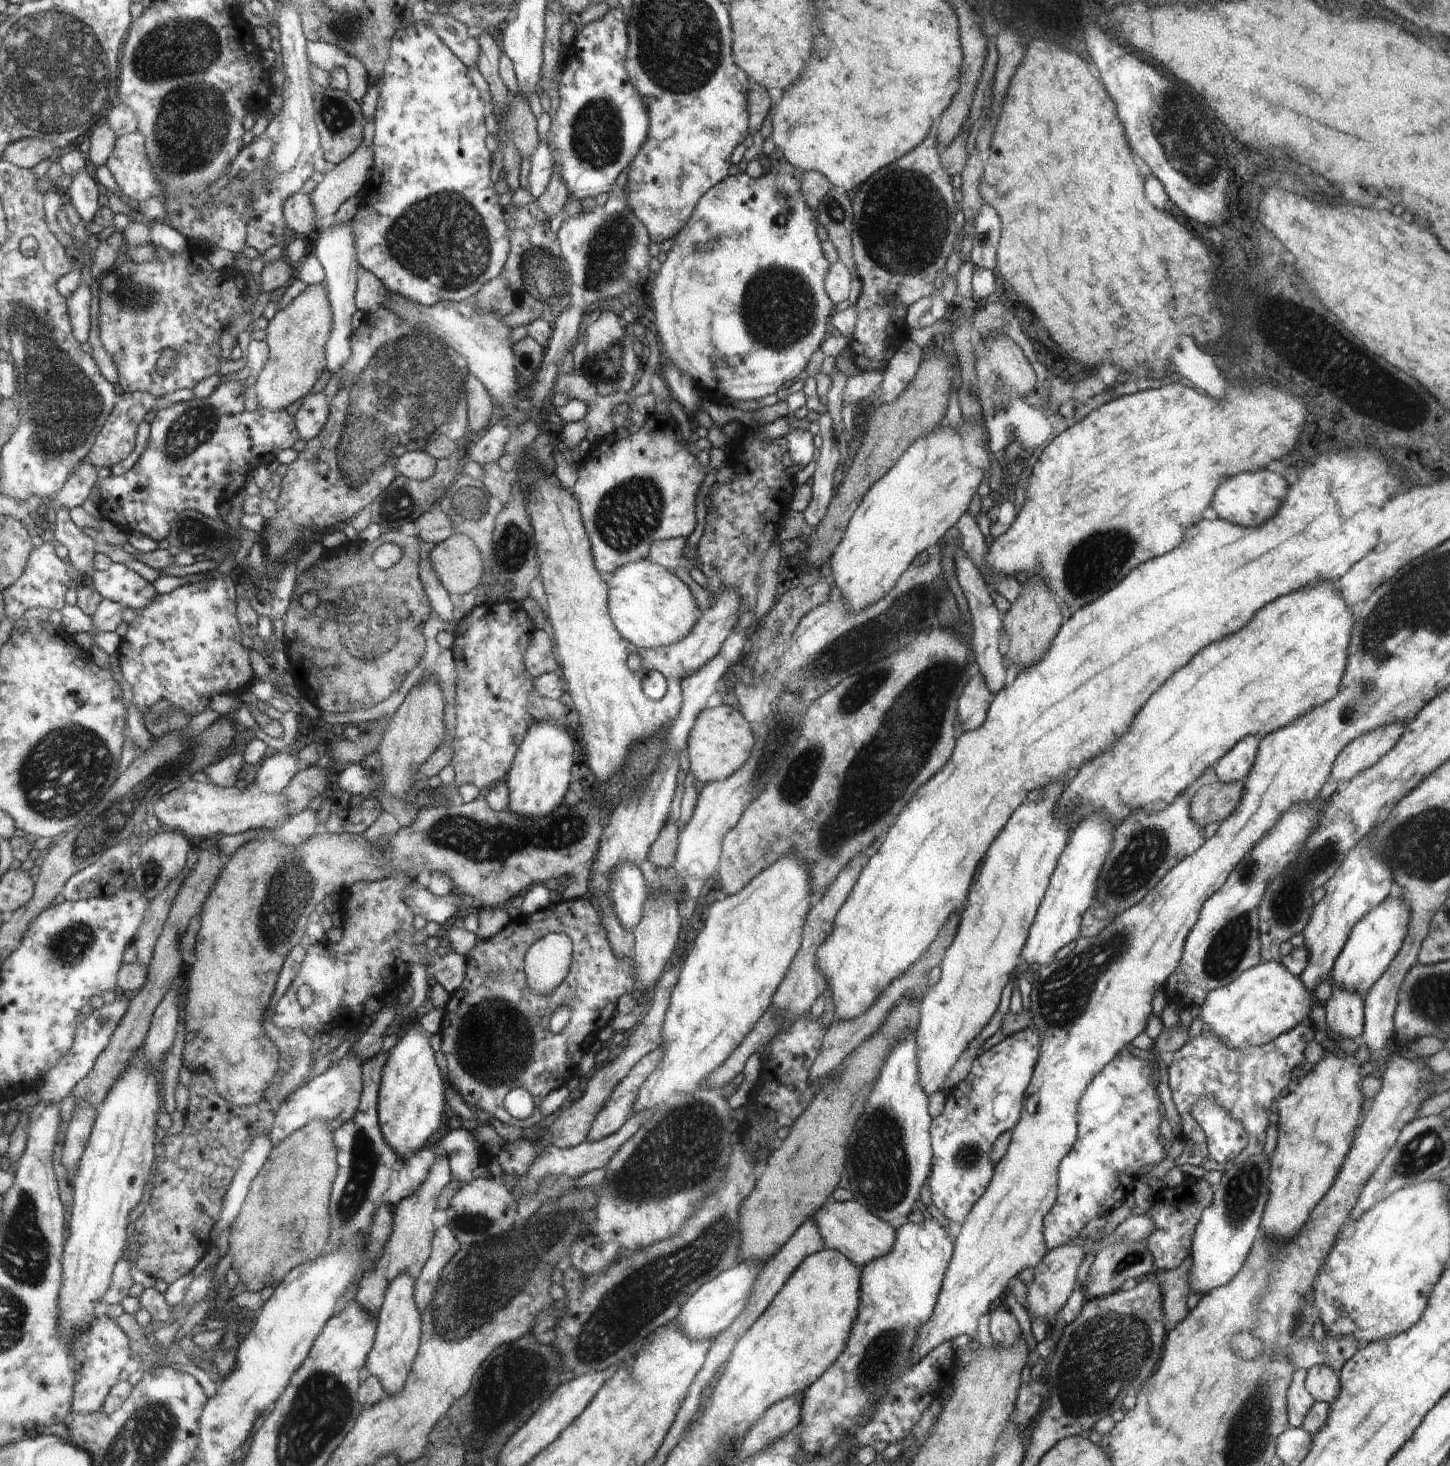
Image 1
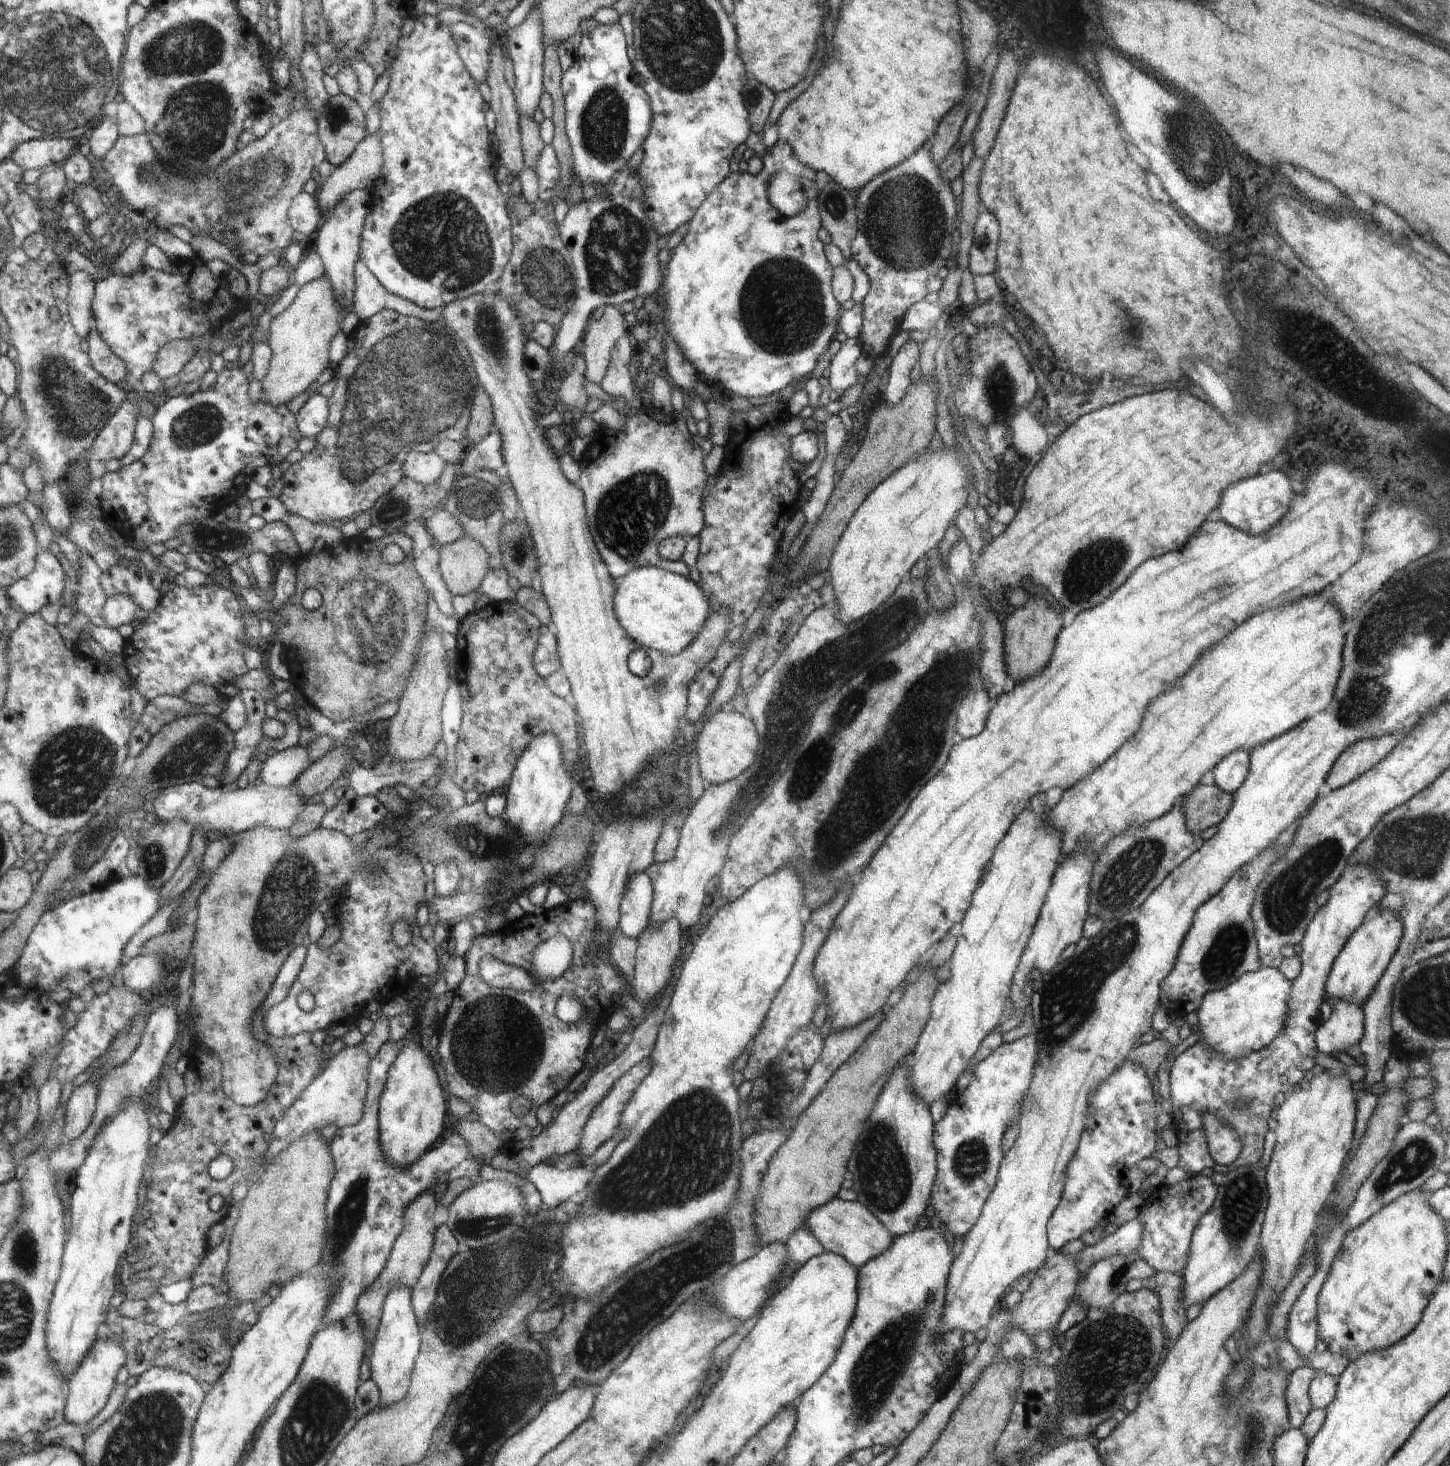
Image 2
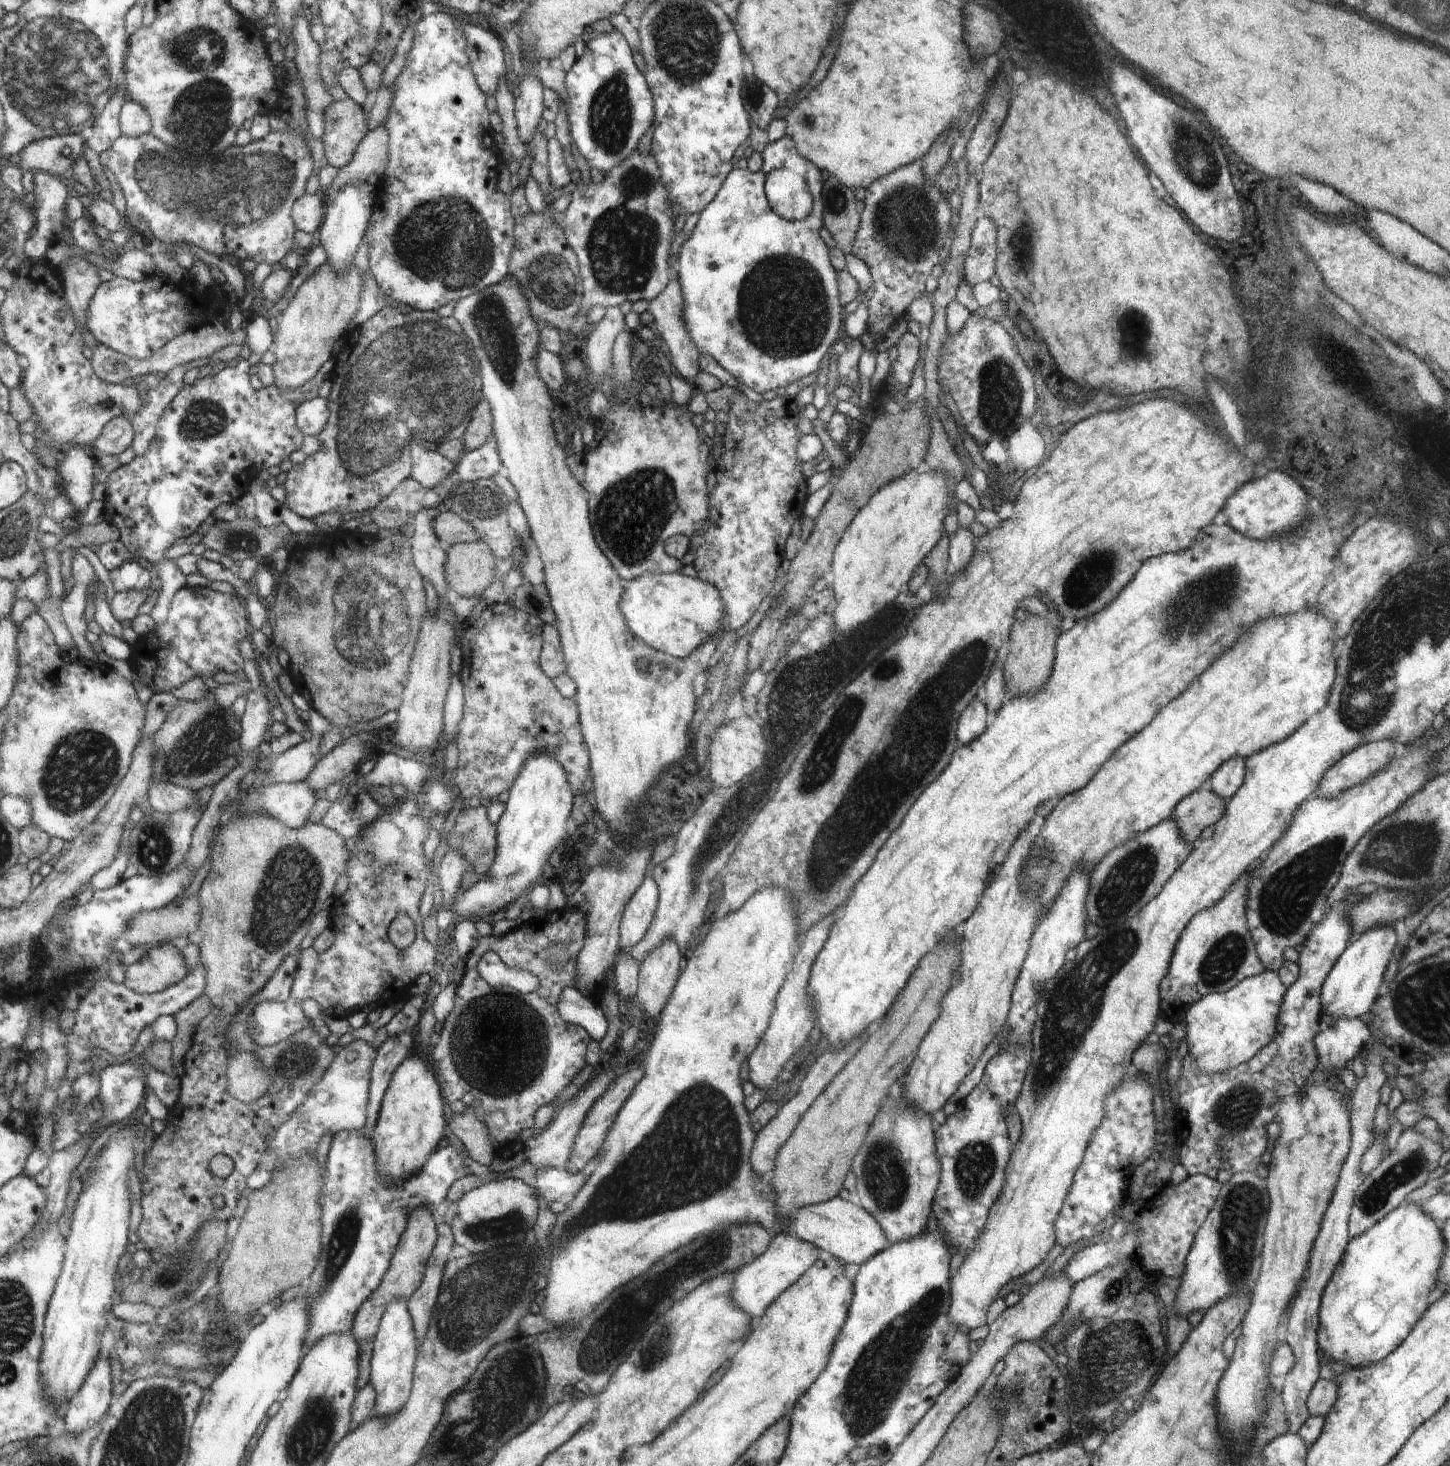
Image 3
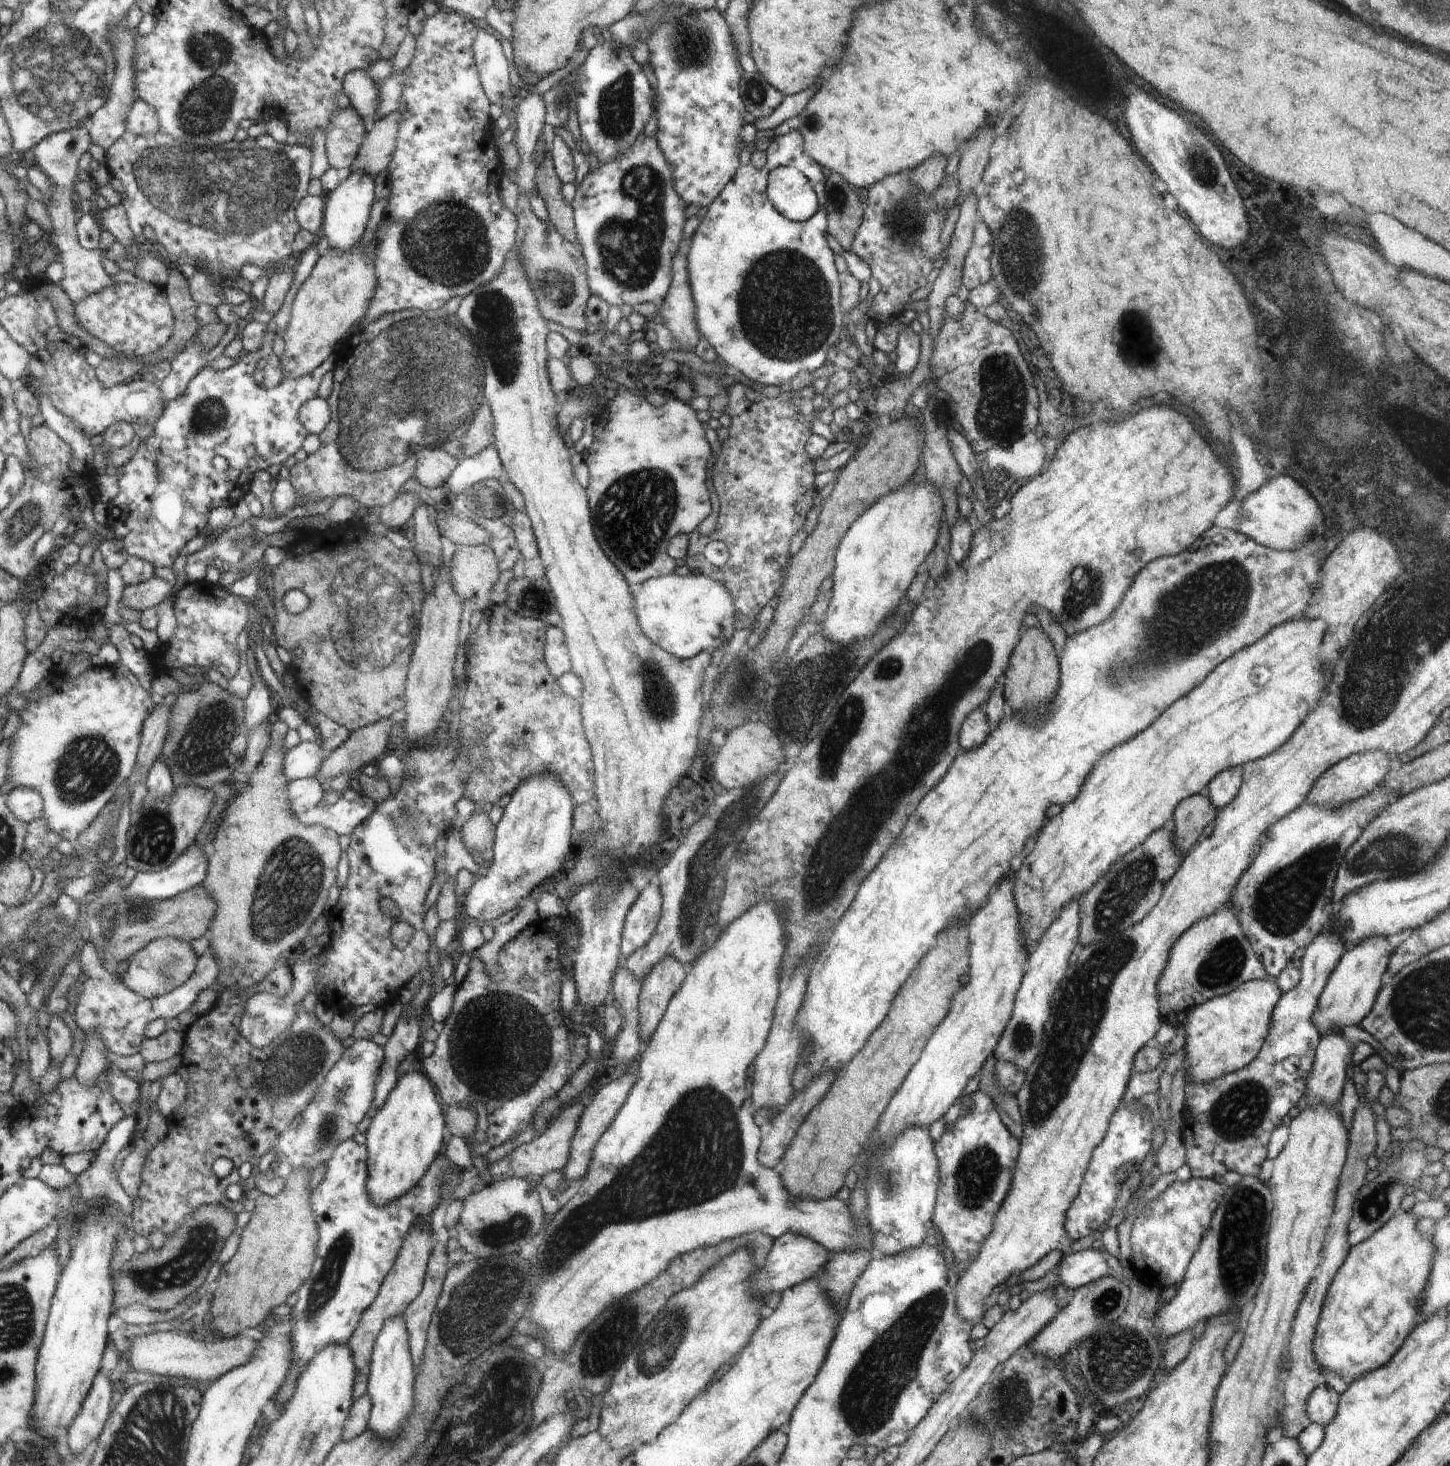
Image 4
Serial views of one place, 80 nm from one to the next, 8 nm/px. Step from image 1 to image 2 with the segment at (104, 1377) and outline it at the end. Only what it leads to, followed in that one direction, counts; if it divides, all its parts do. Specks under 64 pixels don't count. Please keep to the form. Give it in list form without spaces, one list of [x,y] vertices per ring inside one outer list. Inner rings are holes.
[[[114,1336],[113,1339],[101,1340],[96,1343],[86,1362],[78,1369],[68,1384],[69,1406],[67,1409],[67,1420],[74,1424],[88,1424],[94,1420],[110,1402],[110,1396],[117,1387],[116,1378],[128,1362],[129,1354],[125,1345]]]

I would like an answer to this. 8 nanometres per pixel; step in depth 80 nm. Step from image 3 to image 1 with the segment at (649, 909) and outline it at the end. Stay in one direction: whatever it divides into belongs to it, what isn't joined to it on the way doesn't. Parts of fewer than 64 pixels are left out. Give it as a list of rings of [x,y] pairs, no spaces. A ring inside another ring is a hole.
[[[620,865],[611,875],[609,879],[609,887],[611,890],[608,894],[613,907],[613,912],[619,918],[622,926],[631,933],[637,928],[643,915],[645,914],[645,903],[649,900],[649,892],[651,891],[643,872],[636,865]]]

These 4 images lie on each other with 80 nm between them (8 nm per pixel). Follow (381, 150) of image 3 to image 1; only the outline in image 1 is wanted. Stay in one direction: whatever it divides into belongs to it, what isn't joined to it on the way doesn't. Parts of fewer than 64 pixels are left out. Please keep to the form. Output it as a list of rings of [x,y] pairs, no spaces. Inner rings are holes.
[[[360,145],[348,158],[328,171],[320,184],[308,194],[315,208],[315,220],[335,214],[340,204],[357,196],[373,173],[372,146]]]

